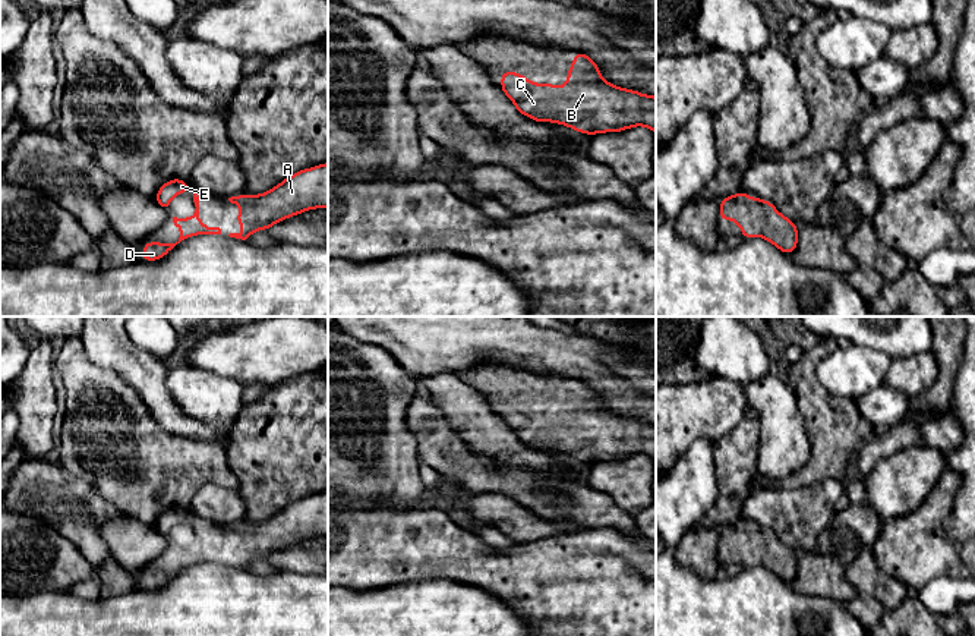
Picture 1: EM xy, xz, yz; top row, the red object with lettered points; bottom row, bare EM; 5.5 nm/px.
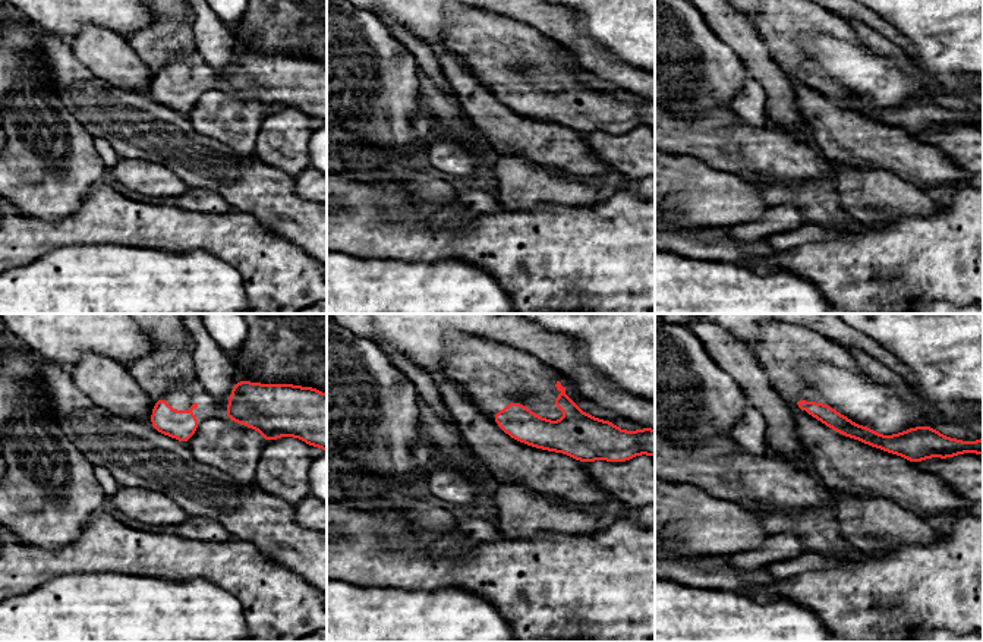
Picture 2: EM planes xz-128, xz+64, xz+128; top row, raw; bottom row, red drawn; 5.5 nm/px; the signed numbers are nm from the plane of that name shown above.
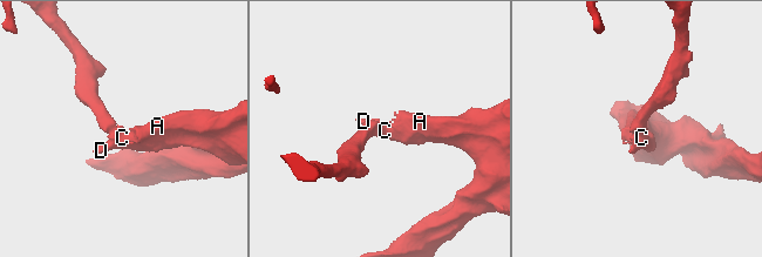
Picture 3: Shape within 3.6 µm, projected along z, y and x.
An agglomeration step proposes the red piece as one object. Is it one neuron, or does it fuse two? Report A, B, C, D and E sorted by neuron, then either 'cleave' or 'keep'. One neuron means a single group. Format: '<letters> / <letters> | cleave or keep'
A B C D E | keep

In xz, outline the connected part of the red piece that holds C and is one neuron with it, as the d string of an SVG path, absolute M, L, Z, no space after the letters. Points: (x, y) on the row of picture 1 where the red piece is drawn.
M574 51L568 81L561 88L555 84L534 84L520 72L502 70L501 78L502 92L514 103L518 113L531 120L559 123L586 135L622 132L634 126L644 126L656 133L656 97L606 82L594 60L580 51Z

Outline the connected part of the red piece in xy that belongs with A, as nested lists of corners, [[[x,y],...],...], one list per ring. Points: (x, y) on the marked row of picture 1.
[[[328,163],[290,174],[261,195],[242,193],[228,198],[240,205],[234,217],[244,229],[230,237],[246,240],[258,230],[268,230],[275,223],[315,208],[328,208]]]

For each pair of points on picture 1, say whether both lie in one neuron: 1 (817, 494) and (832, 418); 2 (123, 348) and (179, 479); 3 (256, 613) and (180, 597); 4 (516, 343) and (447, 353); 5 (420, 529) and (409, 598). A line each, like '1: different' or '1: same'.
1: different
2: different
3: same
4: same
5: different

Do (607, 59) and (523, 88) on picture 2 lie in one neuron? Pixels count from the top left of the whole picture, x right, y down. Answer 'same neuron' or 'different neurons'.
different neurons

